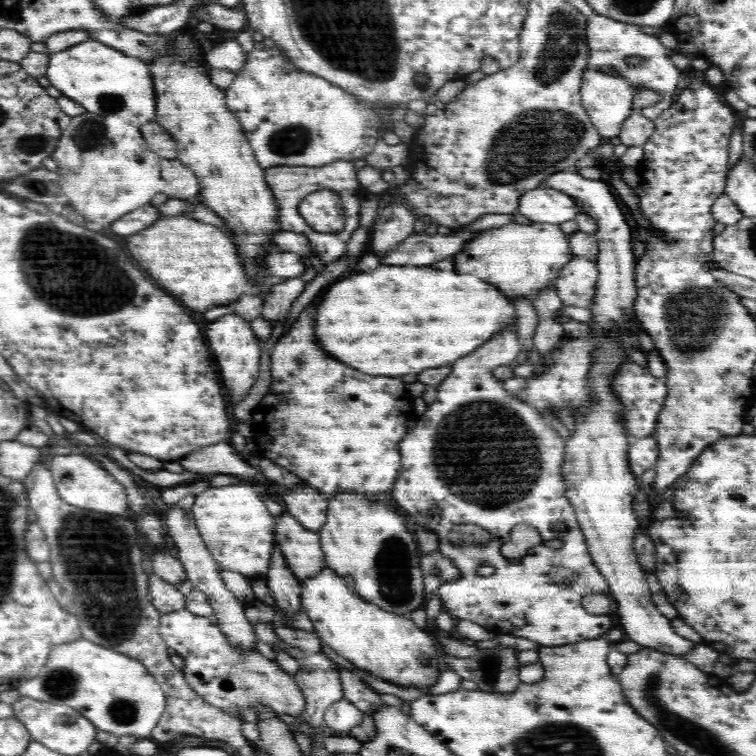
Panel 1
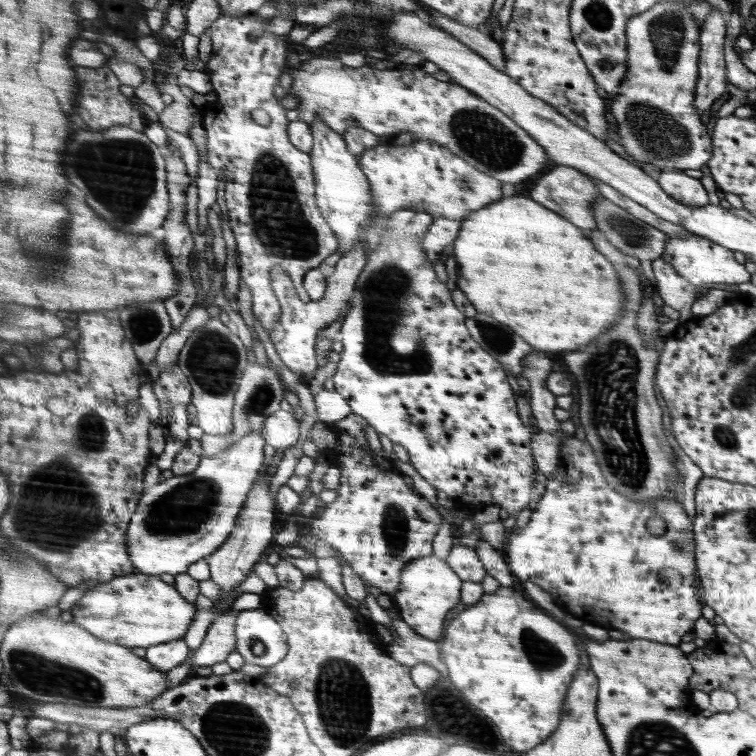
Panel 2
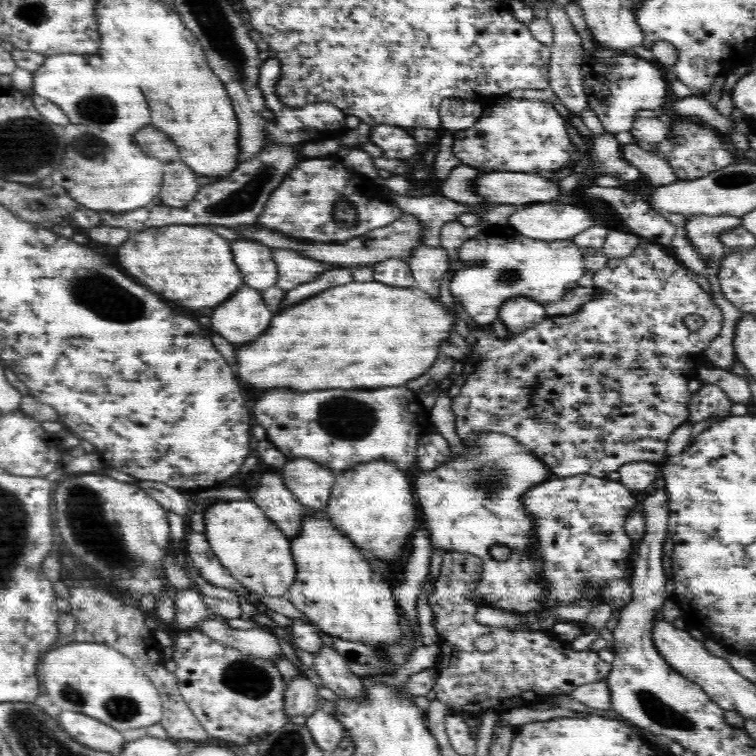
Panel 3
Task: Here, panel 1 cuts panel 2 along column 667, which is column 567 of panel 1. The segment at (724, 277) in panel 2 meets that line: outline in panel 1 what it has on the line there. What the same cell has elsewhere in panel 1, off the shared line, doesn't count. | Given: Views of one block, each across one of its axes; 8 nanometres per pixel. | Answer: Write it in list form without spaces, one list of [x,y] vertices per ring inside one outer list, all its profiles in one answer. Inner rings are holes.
[[[510,222],[502,228],[492,228],[480,232],[476,238],[464,244],[464,248],[454,256],[454,272],[482,276],[486,284],[492,284],[510,300],[518,302],[518,298],[534,302],[544,290],[556,286],[560,270],[568,266],[568,262],[576,260],[570,250],[568,236],[562,232],[558,224],[518,224]]]

